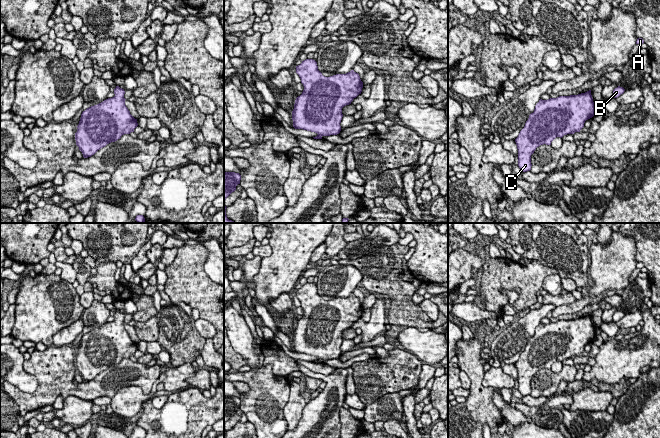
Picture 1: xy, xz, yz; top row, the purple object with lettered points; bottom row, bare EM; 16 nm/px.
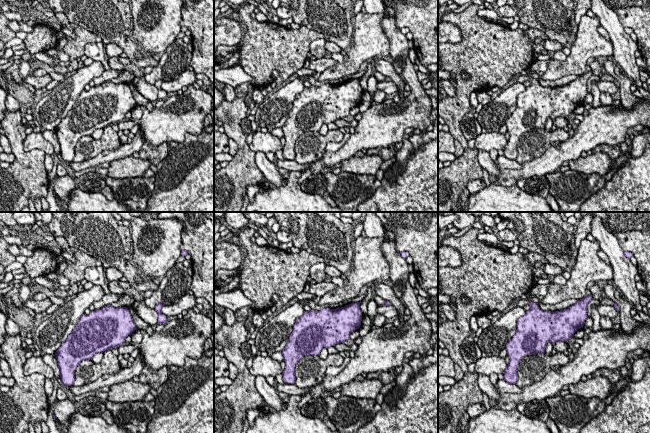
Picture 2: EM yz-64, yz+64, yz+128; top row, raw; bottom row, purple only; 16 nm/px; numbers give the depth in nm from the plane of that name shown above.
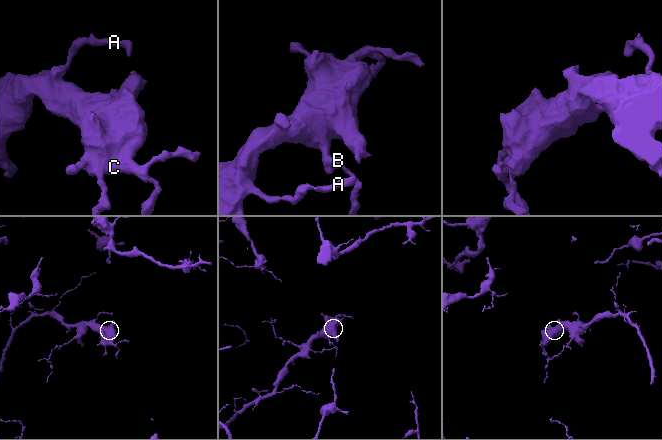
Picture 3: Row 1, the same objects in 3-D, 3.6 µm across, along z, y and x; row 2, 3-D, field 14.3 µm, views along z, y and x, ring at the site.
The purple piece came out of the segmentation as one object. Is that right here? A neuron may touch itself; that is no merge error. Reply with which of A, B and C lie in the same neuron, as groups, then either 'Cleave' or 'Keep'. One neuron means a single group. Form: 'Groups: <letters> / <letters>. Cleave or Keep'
Groups: A B C. Keep

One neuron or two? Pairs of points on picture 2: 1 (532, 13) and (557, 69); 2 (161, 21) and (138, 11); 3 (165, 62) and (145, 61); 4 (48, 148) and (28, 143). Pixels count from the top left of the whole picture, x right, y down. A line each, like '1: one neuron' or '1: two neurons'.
1: two neurons
2: one neuron
3: two neurons
4: one neuron

